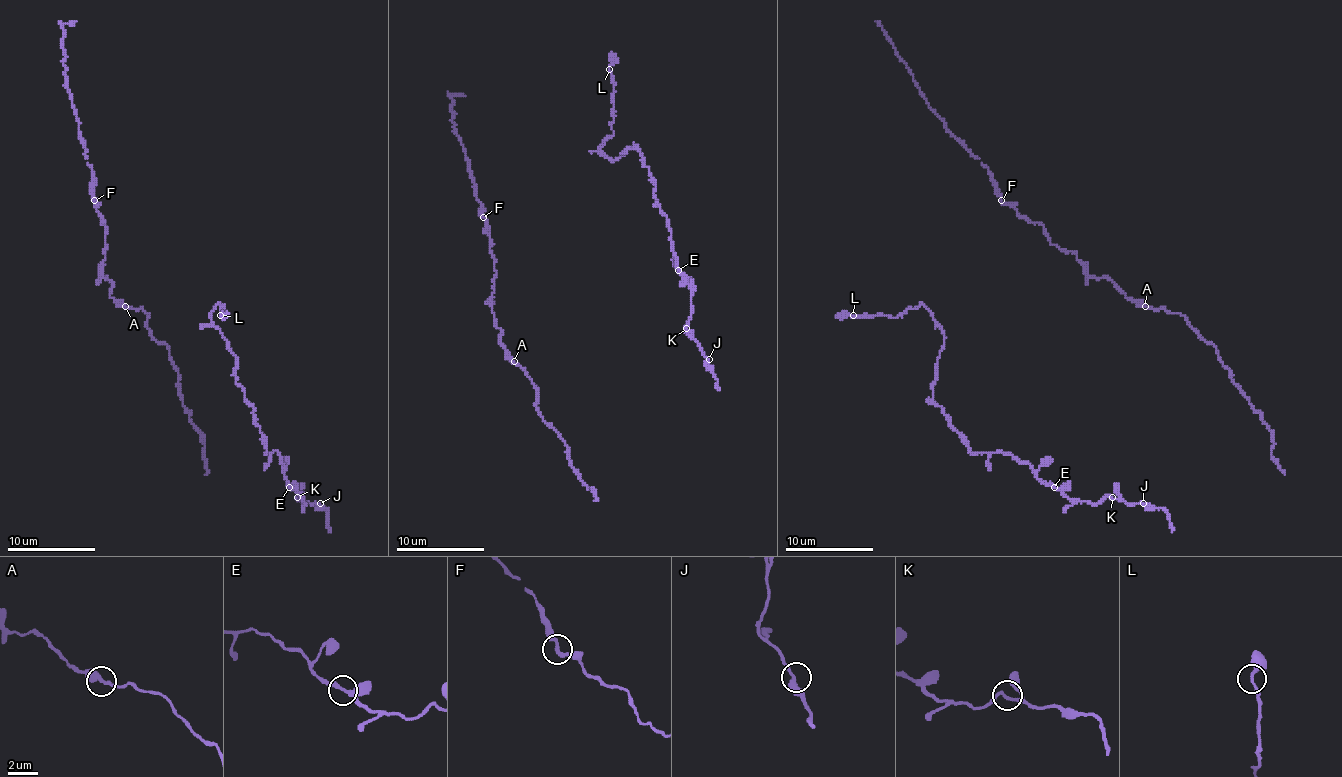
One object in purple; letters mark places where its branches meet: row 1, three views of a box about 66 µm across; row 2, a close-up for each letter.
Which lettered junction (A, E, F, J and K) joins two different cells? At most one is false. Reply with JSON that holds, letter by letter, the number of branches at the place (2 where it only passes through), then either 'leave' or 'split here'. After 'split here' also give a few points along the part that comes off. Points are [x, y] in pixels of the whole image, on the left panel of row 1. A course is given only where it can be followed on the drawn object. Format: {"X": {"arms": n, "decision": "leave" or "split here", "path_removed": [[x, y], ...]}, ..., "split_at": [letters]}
{"A": {"arms": 2, "decision": "leave"}, "E": {"arms": 2, "decision": "leave"}, "F": {"arms": 2, "decision": "leave"}, "J": {"arms": 2, "decision": "leave"}, "K": {"arms": 2, "decision": "leave"}, "split_at": []}

